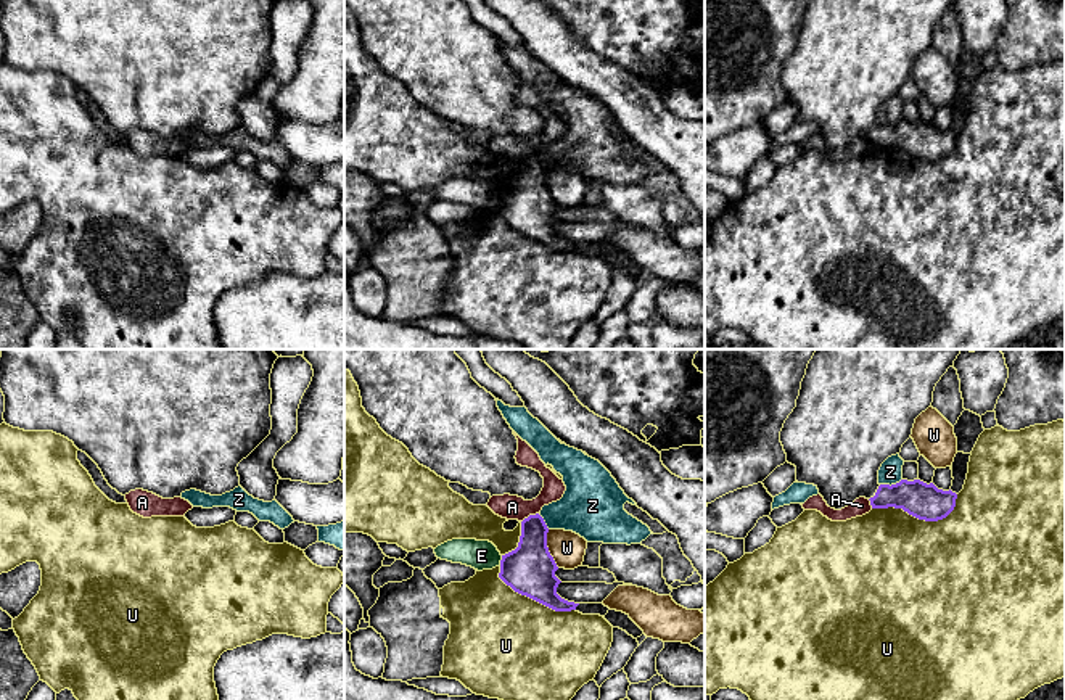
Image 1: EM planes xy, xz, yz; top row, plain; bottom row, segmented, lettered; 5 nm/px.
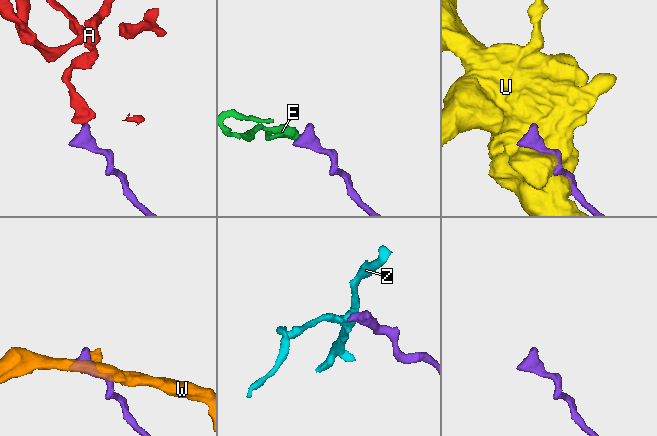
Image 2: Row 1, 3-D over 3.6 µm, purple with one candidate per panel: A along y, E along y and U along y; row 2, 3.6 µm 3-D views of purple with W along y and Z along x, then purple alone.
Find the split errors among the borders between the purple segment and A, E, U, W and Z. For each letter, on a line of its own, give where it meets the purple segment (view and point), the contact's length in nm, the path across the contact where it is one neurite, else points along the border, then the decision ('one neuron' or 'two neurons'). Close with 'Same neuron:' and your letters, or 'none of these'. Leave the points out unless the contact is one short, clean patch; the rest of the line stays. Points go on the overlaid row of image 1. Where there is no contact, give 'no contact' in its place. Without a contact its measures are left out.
A: xz (530, 515) | 100 nm | two neurons
E: xz (501, 560) | 50 nm | along xz (502, 555), (499, 564) | two neurons
U: yz (919, 518) | 440 nm | two neurons
W: xz (547, 549) | 200 nm | two neurons
Z: yz (888, 485) | 120 nm | two neurons
Same neuron: none of these

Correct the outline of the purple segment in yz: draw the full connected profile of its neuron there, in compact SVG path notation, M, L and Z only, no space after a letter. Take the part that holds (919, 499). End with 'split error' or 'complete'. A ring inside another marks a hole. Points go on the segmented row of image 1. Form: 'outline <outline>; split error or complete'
outline M817 349L801 381L796 407L780 431L787 462L796 467L796 481L814 484L835 510L866 497L872 509L903 509L925 521L946 518L956 507L956 492L920 480L880 484L878 470L888 457L901 452L915 418L931 407L936 383L960 351Z; split error

